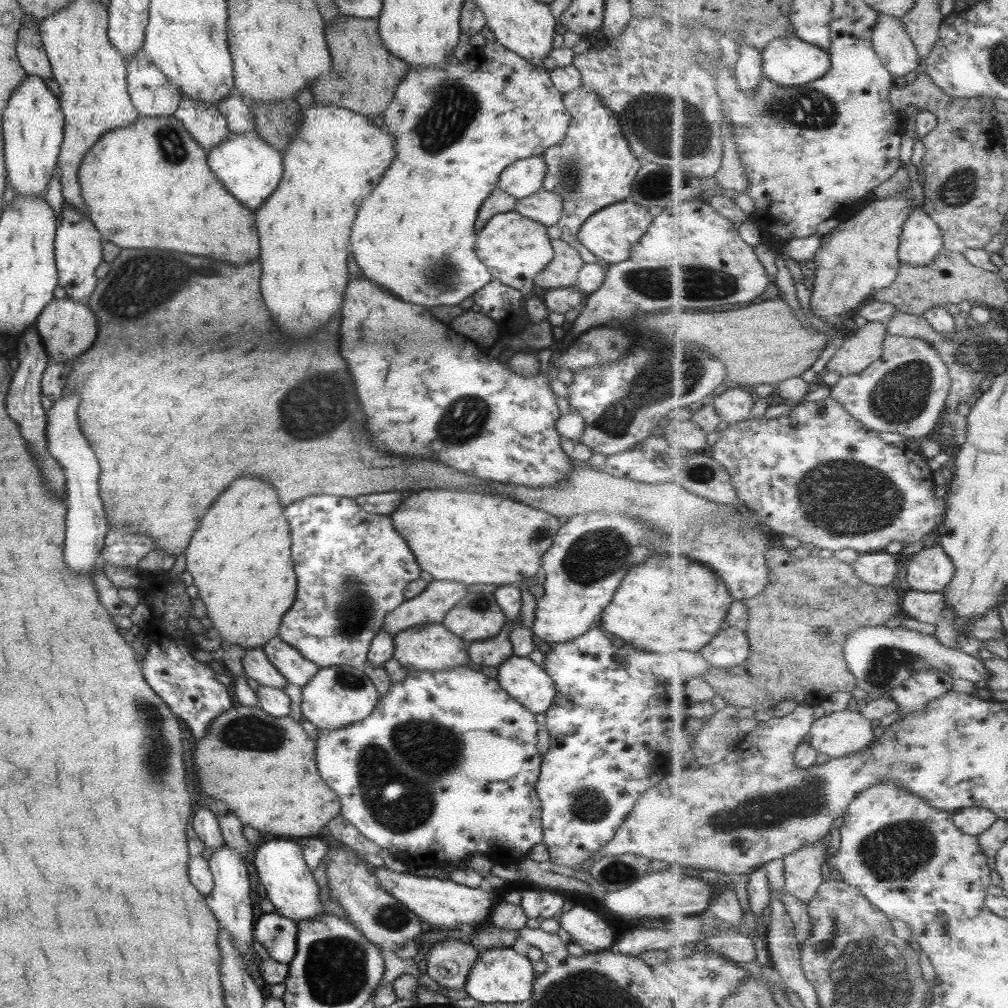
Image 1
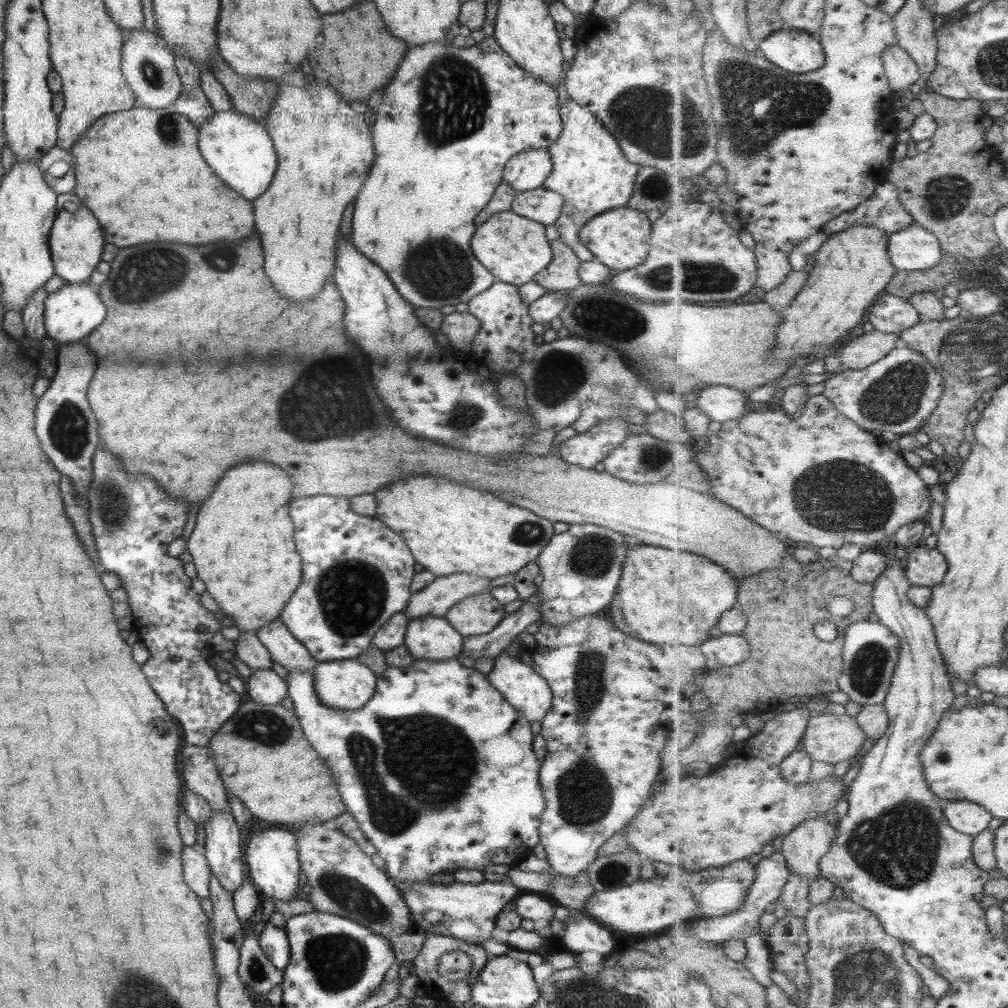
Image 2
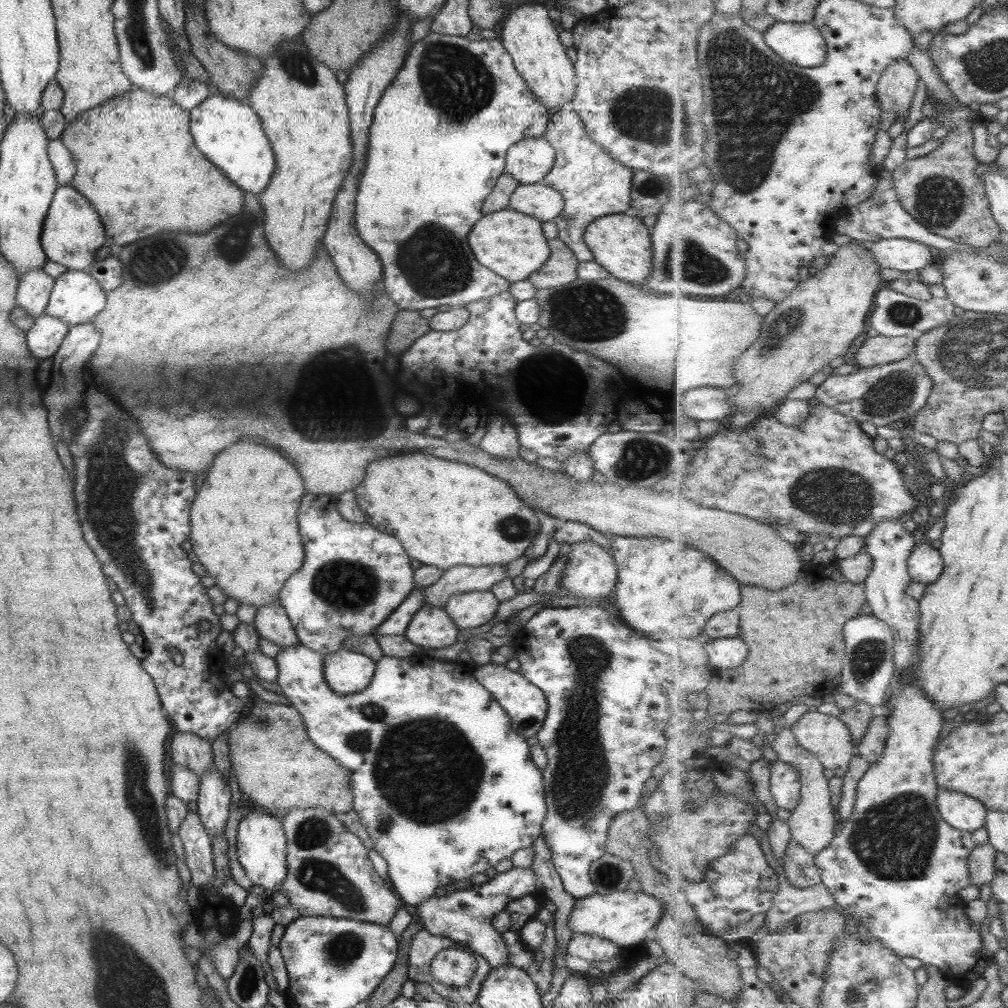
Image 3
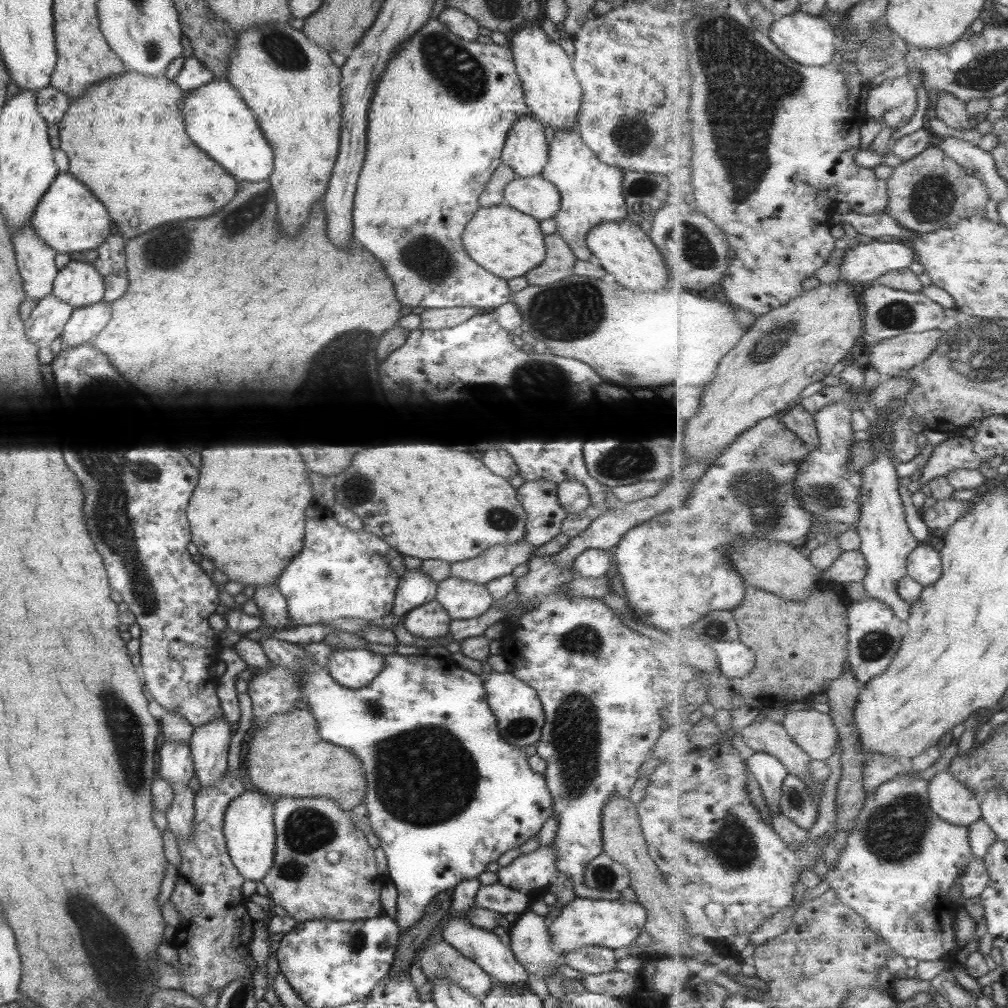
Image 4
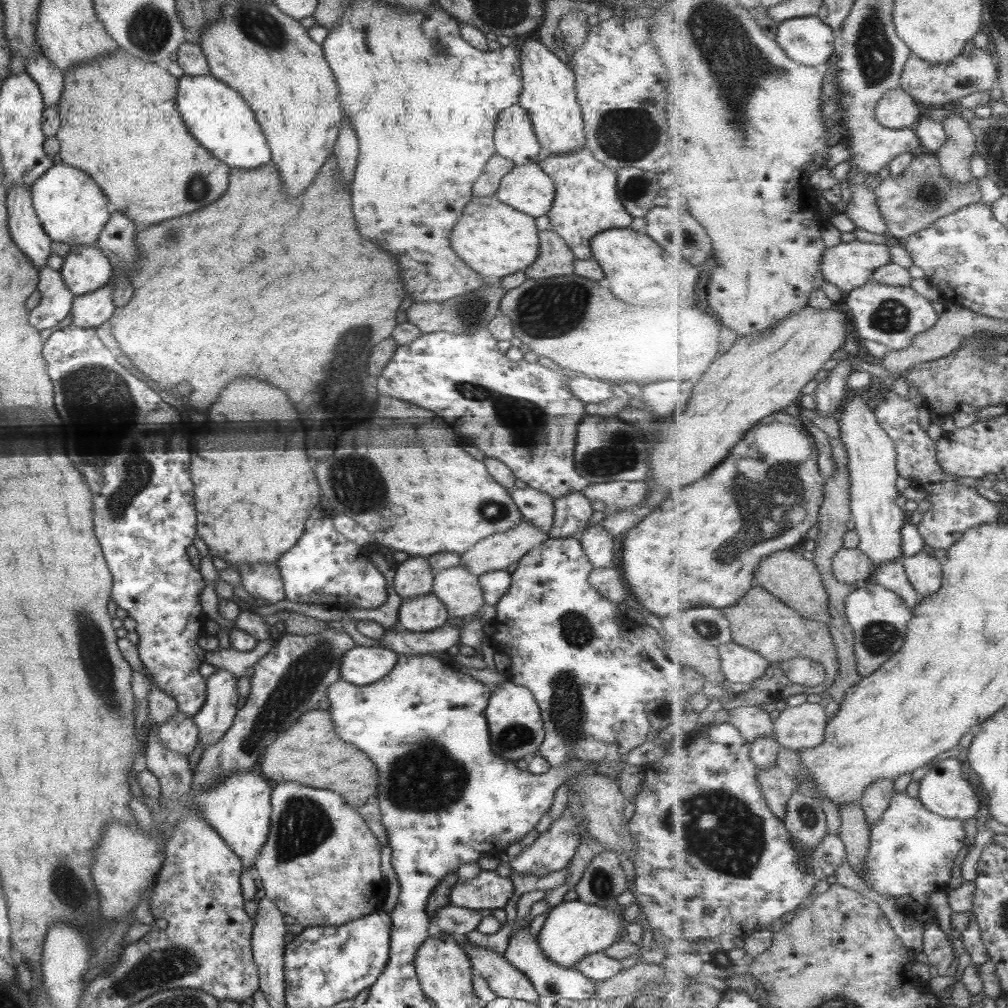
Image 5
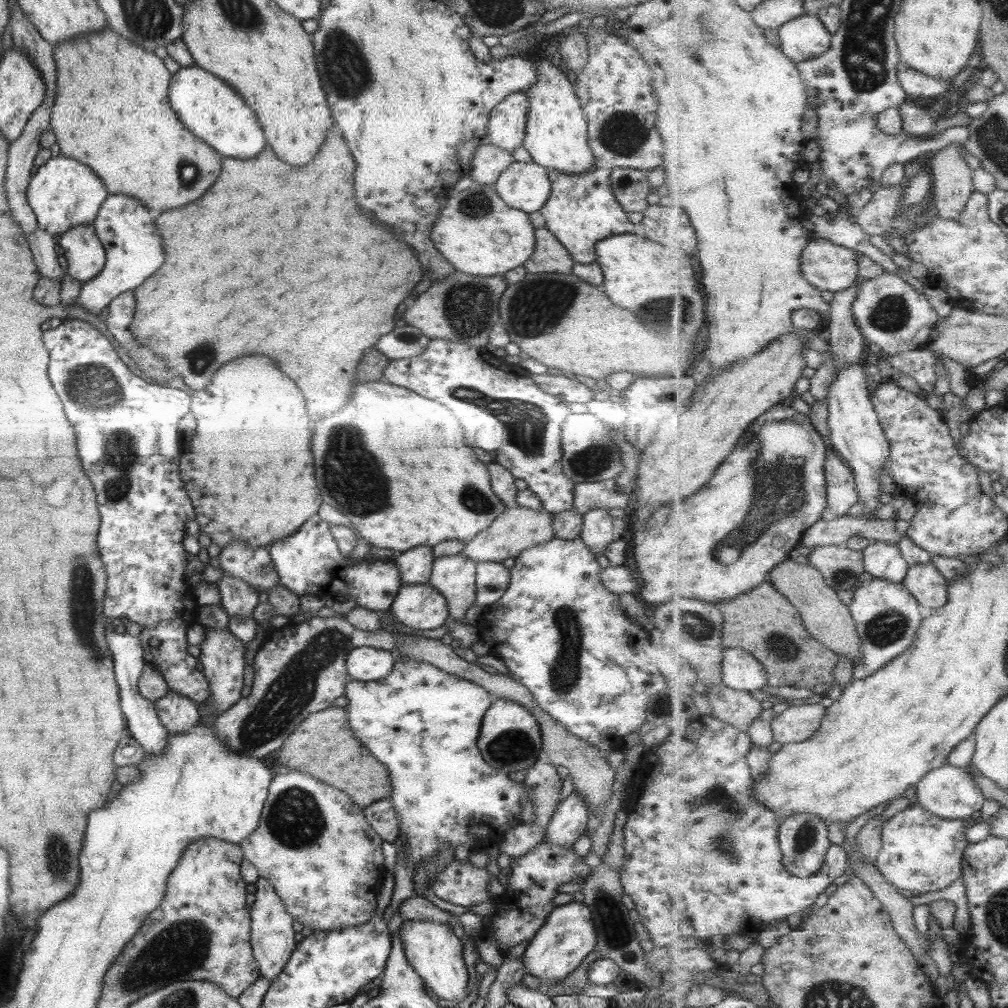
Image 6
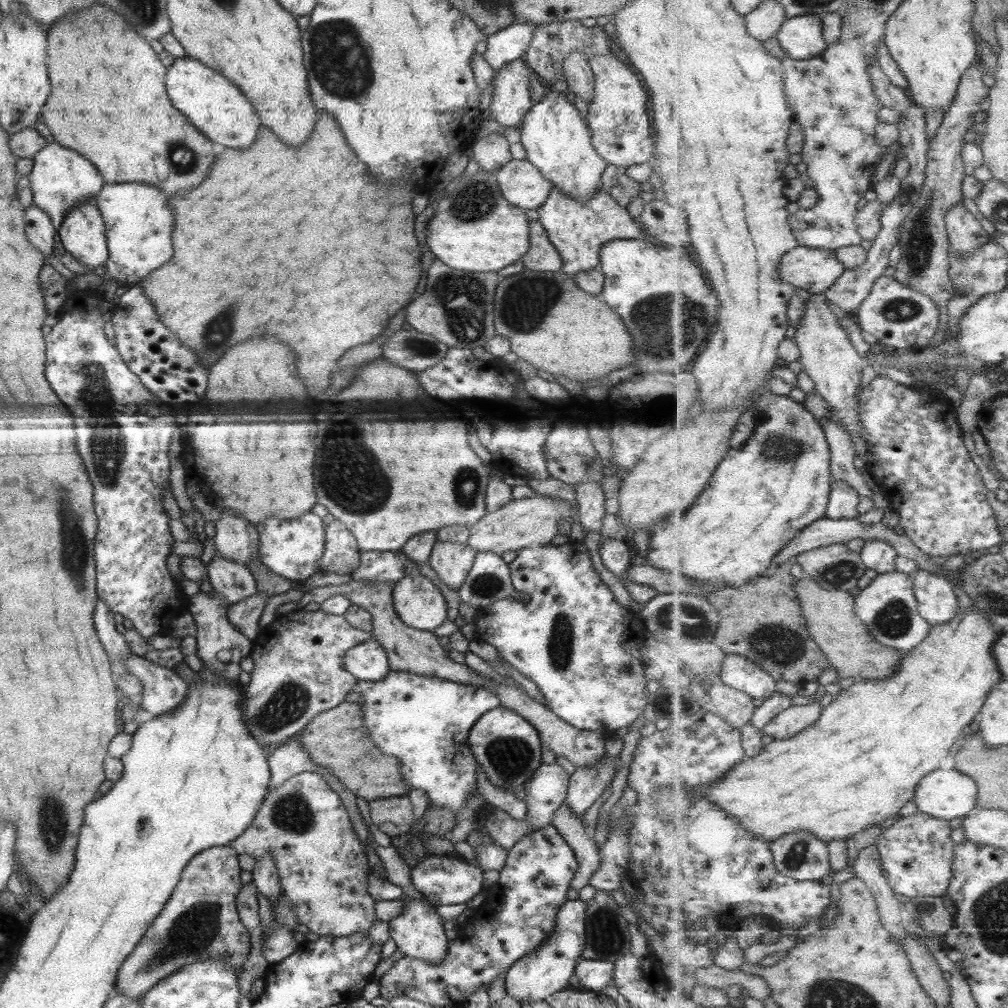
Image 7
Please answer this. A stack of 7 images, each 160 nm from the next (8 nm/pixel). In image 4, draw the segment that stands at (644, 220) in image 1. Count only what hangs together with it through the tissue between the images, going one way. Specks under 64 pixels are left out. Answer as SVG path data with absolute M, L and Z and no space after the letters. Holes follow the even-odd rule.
M629 221L601 222L586 234L585 246L592 260L603 267L623 288L637 292L668 290L668 270L645 227Z

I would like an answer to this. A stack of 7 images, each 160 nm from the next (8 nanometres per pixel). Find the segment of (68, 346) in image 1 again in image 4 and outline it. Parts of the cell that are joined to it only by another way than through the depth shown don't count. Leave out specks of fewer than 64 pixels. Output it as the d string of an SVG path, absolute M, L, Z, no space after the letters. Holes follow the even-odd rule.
M70 260L56 272L51 293L71 308L89 306L103 300L103 277L91 263Z

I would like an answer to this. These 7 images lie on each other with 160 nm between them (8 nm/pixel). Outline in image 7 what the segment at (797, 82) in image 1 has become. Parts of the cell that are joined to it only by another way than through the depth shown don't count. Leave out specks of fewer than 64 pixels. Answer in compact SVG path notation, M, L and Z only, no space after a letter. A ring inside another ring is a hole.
M800 16L787 19L776 34L787 57L807 60L827 50L821 17Z

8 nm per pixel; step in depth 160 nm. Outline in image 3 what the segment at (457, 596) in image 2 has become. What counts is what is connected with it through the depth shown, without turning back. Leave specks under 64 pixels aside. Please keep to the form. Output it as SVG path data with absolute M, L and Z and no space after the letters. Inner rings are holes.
M455 565L446 568L435 584L423 588L421 604L443 608L454 594L489 590L496 582L503 580L506 574L506 566L503 565Z

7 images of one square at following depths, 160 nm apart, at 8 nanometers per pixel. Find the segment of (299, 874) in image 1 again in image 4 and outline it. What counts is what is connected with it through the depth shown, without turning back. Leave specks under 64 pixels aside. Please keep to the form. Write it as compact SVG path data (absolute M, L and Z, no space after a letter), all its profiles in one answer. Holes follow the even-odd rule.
M243 789L239 796L232 798L223 813L222 833L231 863L244 880L261 880L271 864L274 851L274 824L272 821L273 802L249 789Z

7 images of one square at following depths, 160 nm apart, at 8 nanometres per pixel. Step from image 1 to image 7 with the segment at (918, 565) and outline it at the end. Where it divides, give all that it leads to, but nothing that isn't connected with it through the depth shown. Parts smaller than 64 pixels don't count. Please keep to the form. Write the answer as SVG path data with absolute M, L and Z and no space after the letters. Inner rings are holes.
M920 569L913 577L915 596L923 618L931 626L953 621L957 617L960 603L949 578Z

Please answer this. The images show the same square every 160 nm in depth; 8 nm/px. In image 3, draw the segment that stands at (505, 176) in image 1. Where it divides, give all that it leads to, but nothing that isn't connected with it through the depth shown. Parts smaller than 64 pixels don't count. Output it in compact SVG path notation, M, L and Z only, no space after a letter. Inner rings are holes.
M543 136L523 138L506 151L504 173L518 185L542 183L554 162L554 150Z

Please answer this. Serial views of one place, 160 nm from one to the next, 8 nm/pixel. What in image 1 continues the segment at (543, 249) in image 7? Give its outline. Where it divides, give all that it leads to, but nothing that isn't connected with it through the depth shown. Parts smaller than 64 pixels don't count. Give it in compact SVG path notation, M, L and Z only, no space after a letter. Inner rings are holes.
M550 239L550 246L554 253L552 260L533 279L535 289L543 292L548 289L574 287L578 270L584 262L561 239Z

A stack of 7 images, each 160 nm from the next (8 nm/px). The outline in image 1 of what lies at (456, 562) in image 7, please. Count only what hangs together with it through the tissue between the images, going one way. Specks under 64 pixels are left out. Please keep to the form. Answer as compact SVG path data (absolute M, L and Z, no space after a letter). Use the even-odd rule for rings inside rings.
M467 592L440 624L468 644L497 636L505 622L493 593Z

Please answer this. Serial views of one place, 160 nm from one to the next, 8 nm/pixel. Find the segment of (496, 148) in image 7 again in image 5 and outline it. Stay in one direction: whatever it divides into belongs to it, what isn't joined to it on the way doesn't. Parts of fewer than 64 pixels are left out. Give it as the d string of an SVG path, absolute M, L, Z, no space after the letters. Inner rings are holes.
M496 153L487 158L483 165L483 172L479 174L479 178L473 182L473 197L493 196L499 188L499 184L503 176L507 172L513 170L514 164L506 158L499 157Z

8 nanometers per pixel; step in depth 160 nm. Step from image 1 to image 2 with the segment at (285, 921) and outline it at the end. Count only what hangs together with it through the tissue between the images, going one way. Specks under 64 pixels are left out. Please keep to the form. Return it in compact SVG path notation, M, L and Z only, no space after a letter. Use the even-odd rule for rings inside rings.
M267 921L258 938L265 958L277 969L283 969L289 962L289 947L284 928L277 928Z

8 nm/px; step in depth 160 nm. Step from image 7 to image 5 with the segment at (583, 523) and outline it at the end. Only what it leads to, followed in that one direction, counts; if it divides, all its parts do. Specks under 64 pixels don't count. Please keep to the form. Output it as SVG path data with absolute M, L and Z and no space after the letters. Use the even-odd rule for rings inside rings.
M599 524L586 528L578 539L584 555L594 568L603 568L613 559L615 540Z

